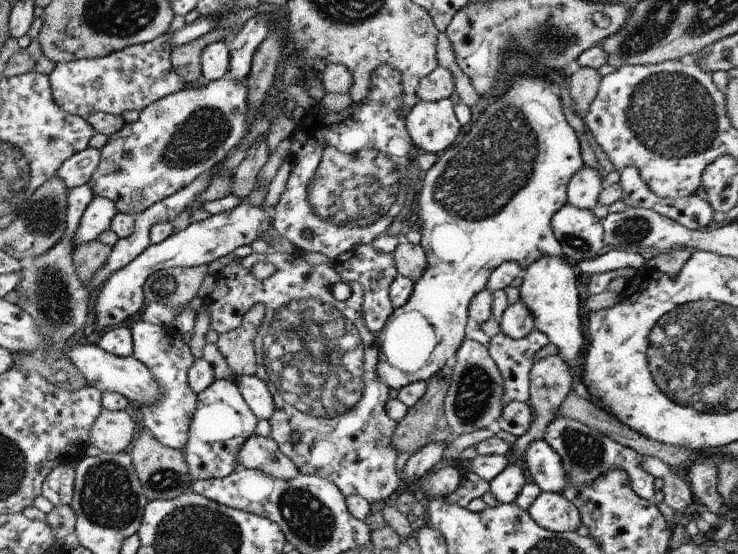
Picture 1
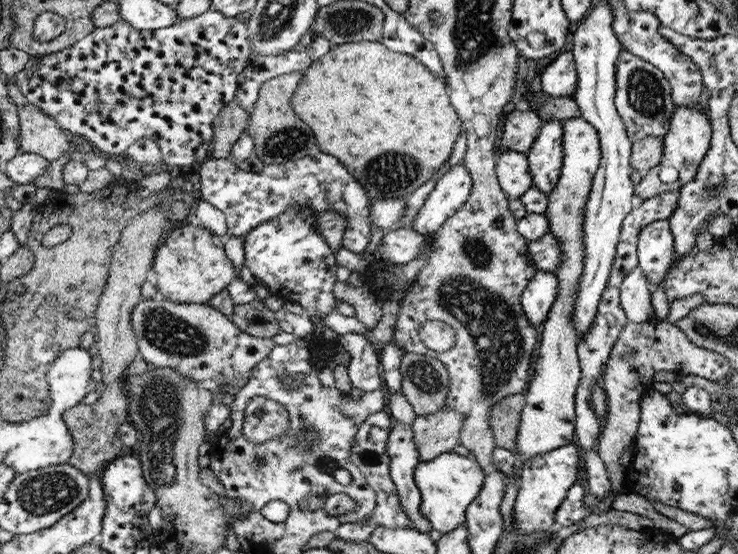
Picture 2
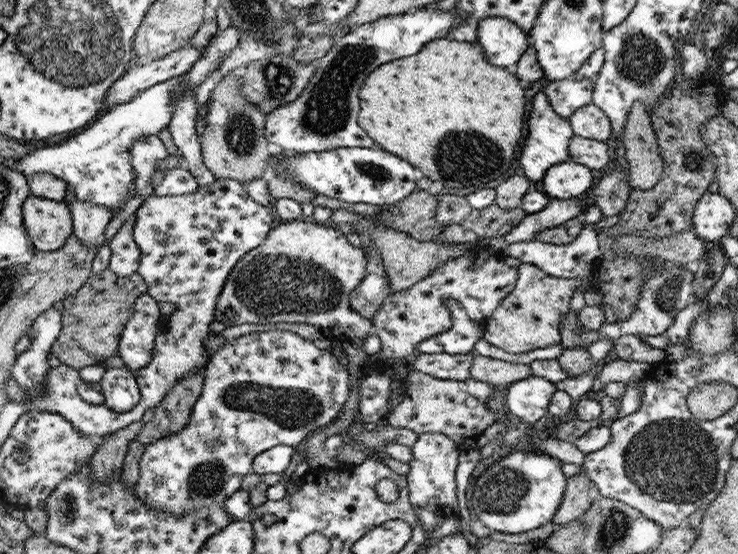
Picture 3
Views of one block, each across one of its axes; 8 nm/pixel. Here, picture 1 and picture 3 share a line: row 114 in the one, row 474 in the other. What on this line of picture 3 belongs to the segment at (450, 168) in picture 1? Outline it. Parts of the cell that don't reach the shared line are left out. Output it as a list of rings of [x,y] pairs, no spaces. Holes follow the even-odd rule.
[[[517,448],[509,450],[501,455],[501,460],[489,466],[477,478],[474,490],[472,490],[472,510],[476,512],[476,519],[492,531],[505,533],[519,533],[540,528],[550,522],[562,502],[567,485],[567,478],[561,467],[561,460],[552,455],[539,452],[534,449]]]

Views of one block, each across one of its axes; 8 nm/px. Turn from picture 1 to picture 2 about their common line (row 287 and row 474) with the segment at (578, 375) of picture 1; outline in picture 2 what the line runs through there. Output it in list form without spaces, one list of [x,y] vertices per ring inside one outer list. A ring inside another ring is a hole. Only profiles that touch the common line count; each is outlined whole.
[[[574,442],[558,447],[550,452],[536,455],[523,462],[519,473],[518,490],[514,501],[514,529],[528,535],[536,530],[556,528],[554,511],[562,505],[566,491],[576,484],[580,453]]]

